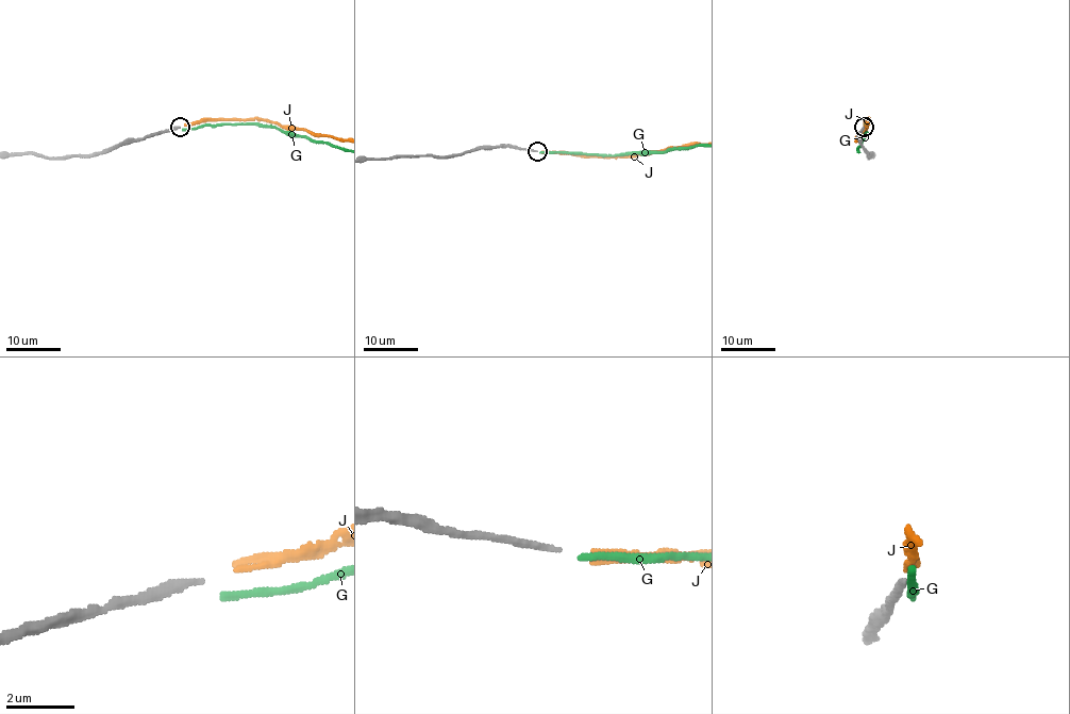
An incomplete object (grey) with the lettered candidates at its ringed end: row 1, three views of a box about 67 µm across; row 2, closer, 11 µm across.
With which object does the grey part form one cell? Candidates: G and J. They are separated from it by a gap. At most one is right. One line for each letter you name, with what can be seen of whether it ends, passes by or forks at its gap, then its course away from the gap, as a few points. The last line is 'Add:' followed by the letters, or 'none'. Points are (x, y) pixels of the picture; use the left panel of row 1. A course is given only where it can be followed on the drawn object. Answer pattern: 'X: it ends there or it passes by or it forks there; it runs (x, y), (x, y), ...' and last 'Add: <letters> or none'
J: it ends there
Add: J

